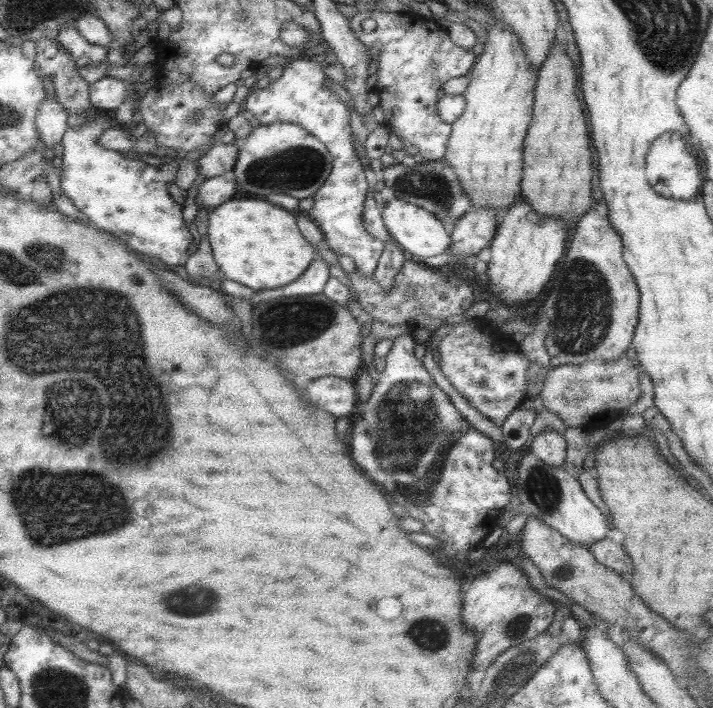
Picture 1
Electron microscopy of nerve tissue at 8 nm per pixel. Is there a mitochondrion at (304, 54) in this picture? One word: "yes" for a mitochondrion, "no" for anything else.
no

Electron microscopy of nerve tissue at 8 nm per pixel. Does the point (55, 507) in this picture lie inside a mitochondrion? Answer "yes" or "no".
yes

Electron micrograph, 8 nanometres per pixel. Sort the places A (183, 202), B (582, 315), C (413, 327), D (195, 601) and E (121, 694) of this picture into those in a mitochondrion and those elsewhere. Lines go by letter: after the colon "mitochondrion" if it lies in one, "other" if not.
A: other
B: mitochondrion
C: other
D: mitochondrion
E: other

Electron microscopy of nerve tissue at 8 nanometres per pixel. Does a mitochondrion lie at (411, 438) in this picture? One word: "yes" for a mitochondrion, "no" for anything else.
yes

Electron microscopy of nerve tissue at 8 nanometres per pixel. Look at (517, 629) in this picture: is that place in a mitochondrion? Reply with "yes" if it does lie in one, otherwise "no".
yes

